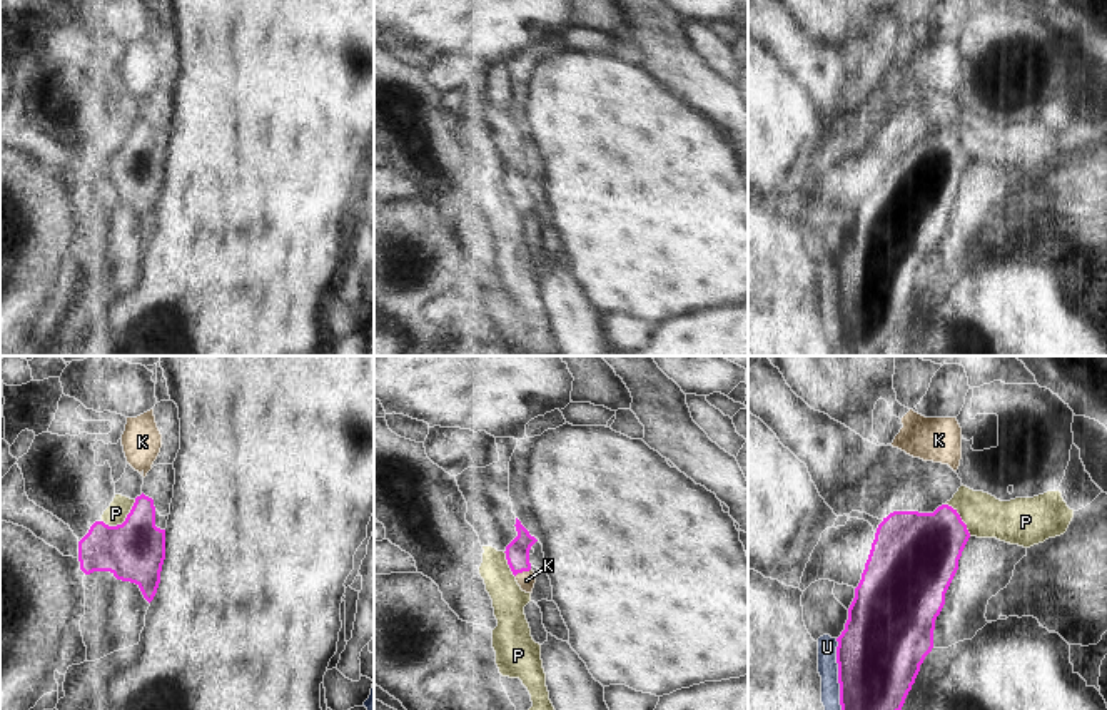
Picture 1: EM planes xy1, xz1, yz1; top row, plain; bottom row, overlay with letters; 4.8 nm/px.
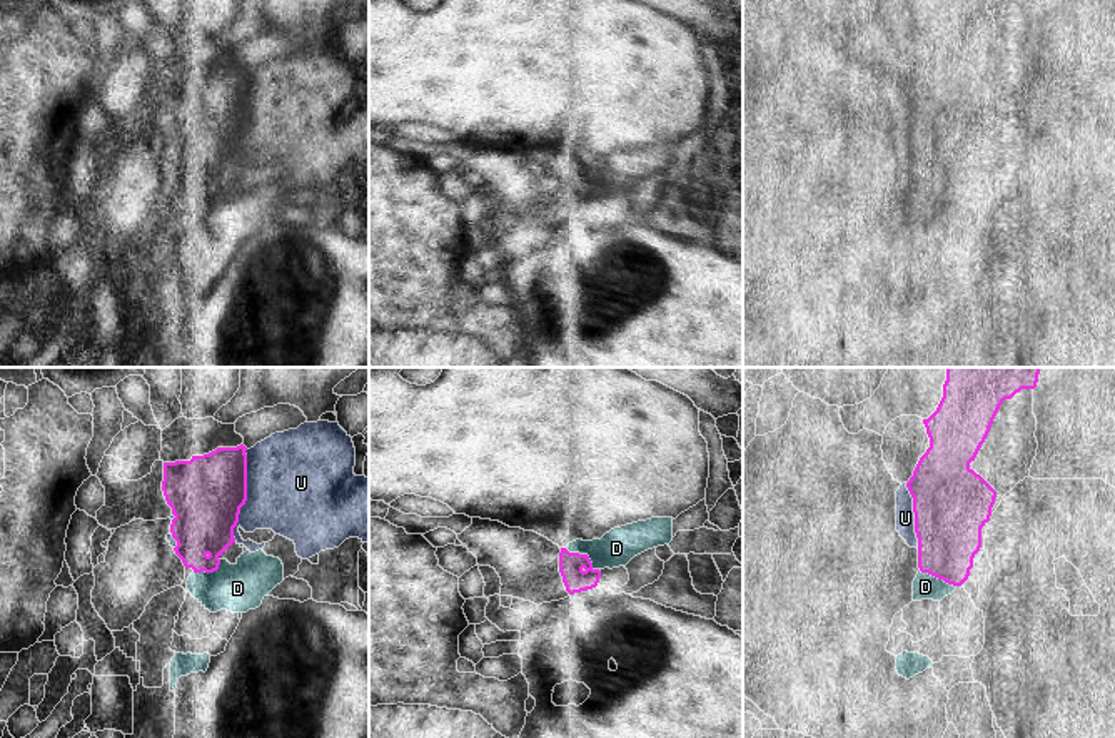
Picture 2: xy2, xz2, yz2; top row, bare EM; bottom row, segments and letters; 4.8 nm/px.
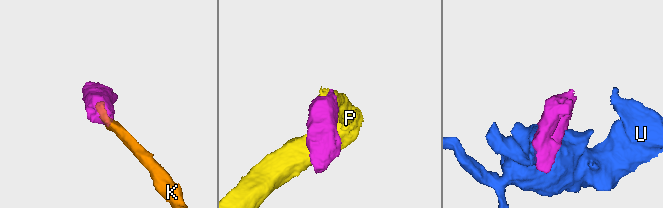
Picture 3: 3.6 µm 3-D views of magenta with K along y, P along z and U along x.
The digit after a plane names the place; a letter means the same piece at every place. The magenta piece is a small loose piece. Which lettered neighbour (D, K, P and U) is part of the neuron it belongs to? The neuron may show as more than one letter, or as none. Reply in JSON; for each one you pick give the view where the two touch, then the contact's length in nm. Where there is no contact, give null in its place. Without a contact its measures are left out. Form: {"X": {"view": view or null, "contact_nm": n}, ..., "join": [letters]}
{"K": {"view": "xz1", "contact_nm": 90}, "join": ["K"]}

